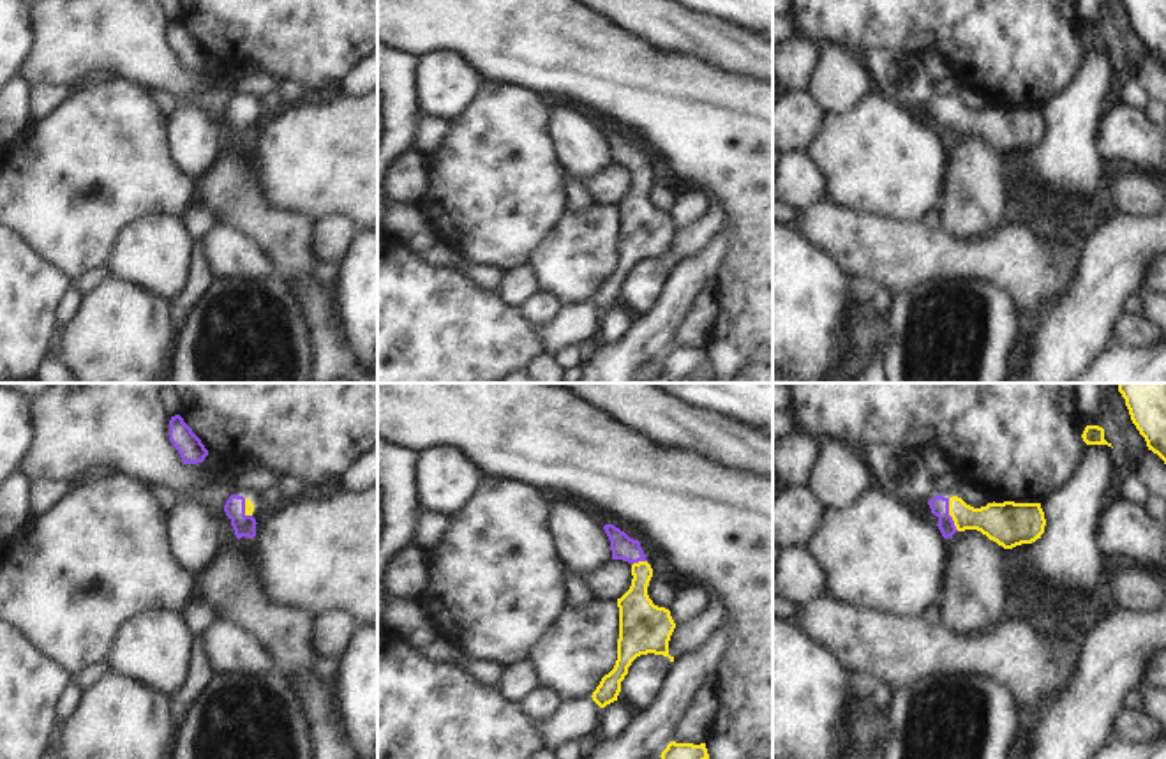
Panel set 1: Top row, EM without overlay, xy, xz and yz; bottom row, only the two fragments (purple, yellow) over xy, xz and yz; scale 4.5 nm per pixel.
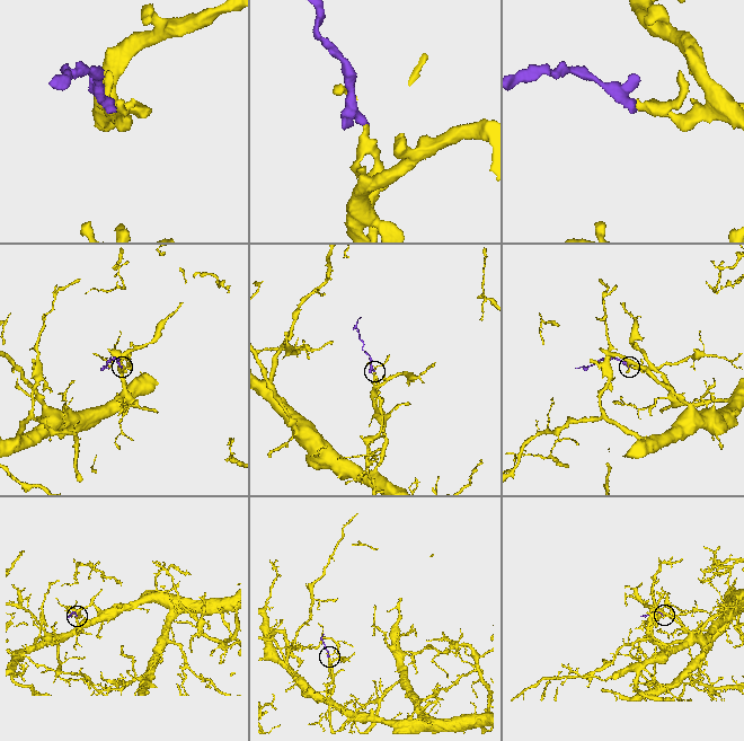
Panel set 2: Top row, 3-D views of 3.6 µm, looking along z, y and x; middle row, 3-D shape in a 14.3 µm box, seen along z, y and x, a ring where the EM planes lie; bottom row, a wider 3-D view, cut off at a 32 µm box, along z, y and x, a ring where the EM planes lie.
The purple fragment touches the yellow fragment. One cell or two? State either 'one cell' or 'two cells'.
one cell

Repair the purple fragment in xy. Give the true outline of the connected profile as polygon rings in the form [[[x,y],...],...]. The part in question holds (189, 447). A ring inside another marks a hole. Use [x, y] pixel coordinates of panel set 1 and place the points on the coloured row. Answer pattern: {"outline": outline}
{"outline": [[[175,415],[169,420],[169,441],[178,450],[183,464],[203,462],[208,455],[208,450],[201,440],[192,432],[180,415]]]}

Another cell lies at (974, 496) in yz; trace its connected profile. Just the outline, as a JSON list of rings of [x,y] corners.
[[[960,482],[954,496],[961,498],[967,505],[974,508],[981,508],[986,507],[988,503],[993,503],[983,489],[968,482]]]

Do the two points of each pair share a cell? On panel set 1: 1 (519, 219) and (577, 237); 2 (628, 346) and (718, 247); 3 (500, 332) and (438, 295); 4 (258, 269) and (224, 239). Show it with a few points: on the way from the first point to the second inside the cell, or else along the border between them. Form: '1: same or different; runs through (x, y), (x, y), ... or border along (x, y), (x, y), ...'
1: different; border along (565, 212), (538, 242), (528, 262)
2: same; runs through (653, 323), (695, 272)
3: same; runs through (484, 332), (475, 332), (454, 311)
4: same; runs through (249, 263), (233, 247)

